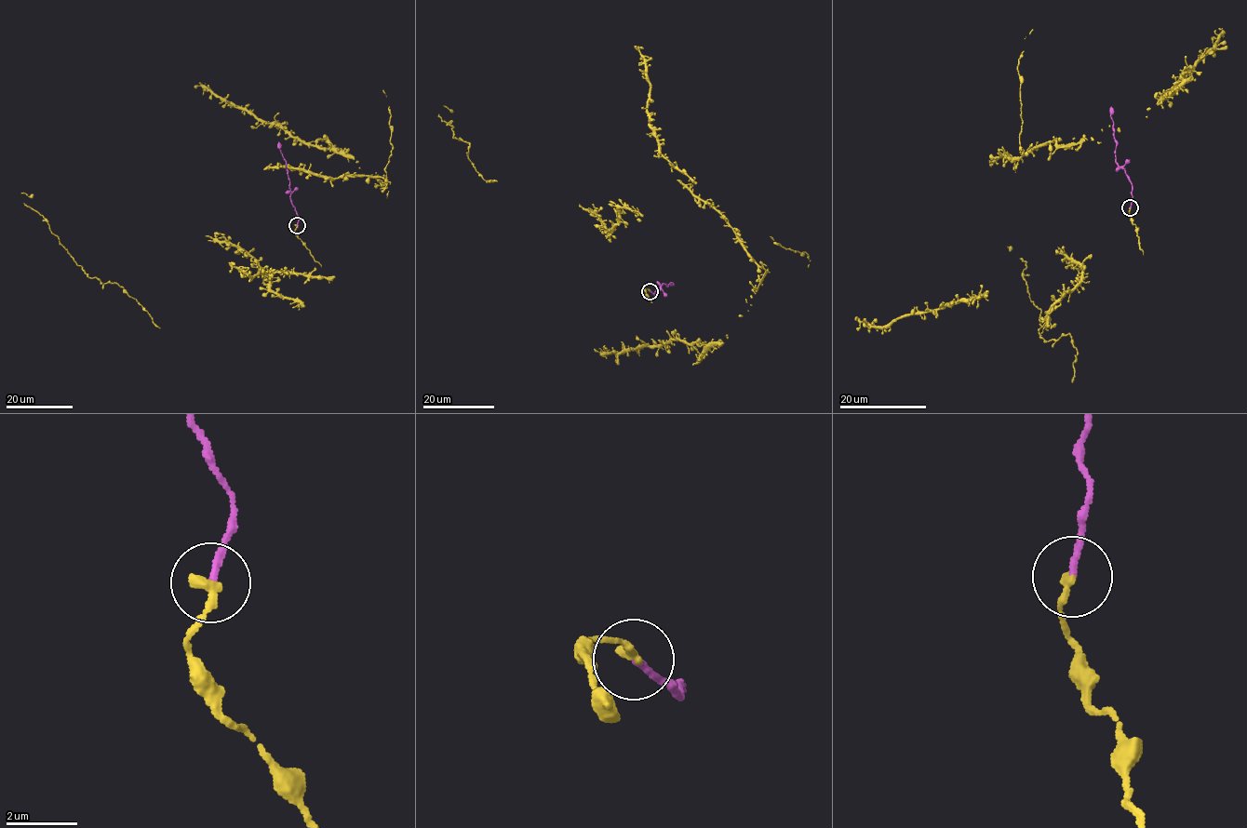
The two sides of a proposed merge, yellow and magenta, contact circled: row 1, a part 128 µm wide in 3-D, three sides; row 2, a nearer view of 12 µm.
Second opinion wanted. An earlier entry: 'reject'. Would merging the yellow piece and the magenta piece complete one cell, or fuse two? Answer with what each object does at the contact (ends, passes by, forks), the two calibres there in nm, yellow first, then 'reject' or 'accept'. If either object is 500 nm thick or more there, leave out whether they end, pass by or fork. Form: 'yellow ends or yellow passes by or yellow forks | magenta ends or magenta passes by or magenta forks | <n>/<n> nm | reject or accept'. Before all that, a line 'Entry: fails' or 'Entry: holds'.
Entry: fails
yellow ends | magenta ends | 320/180 nm | accept

